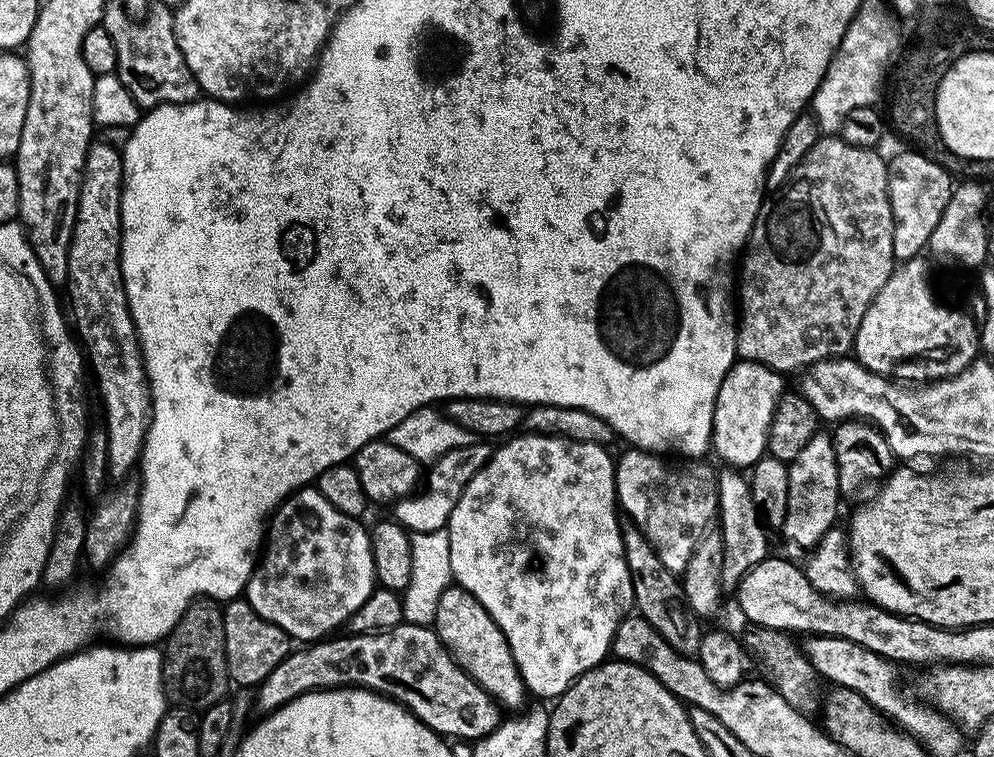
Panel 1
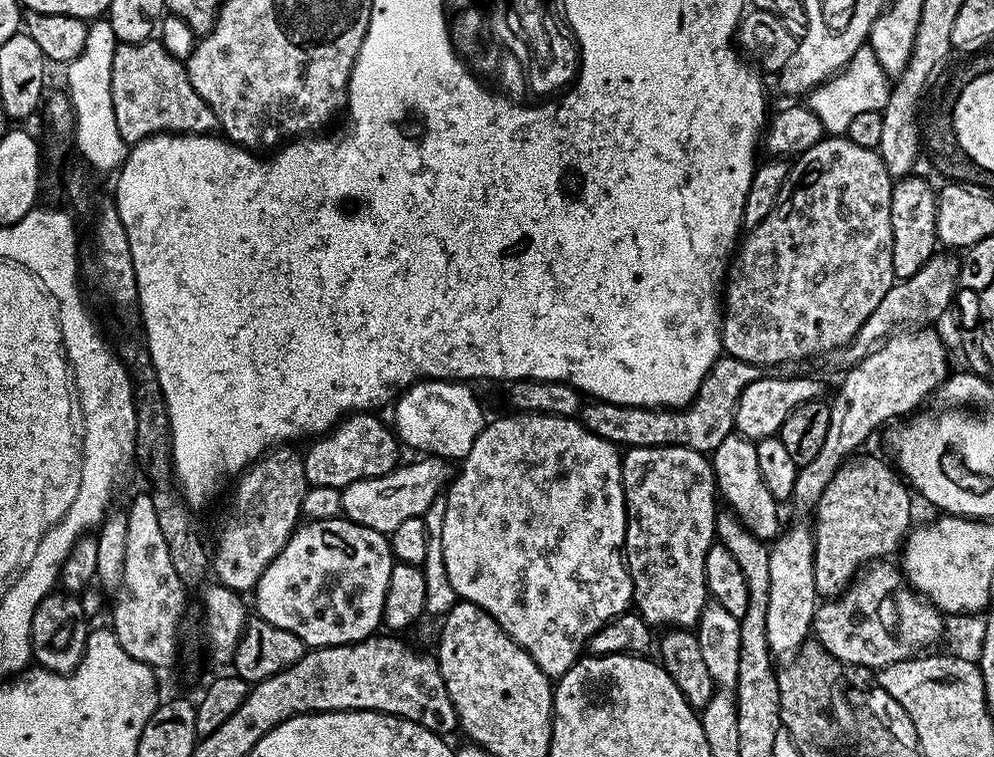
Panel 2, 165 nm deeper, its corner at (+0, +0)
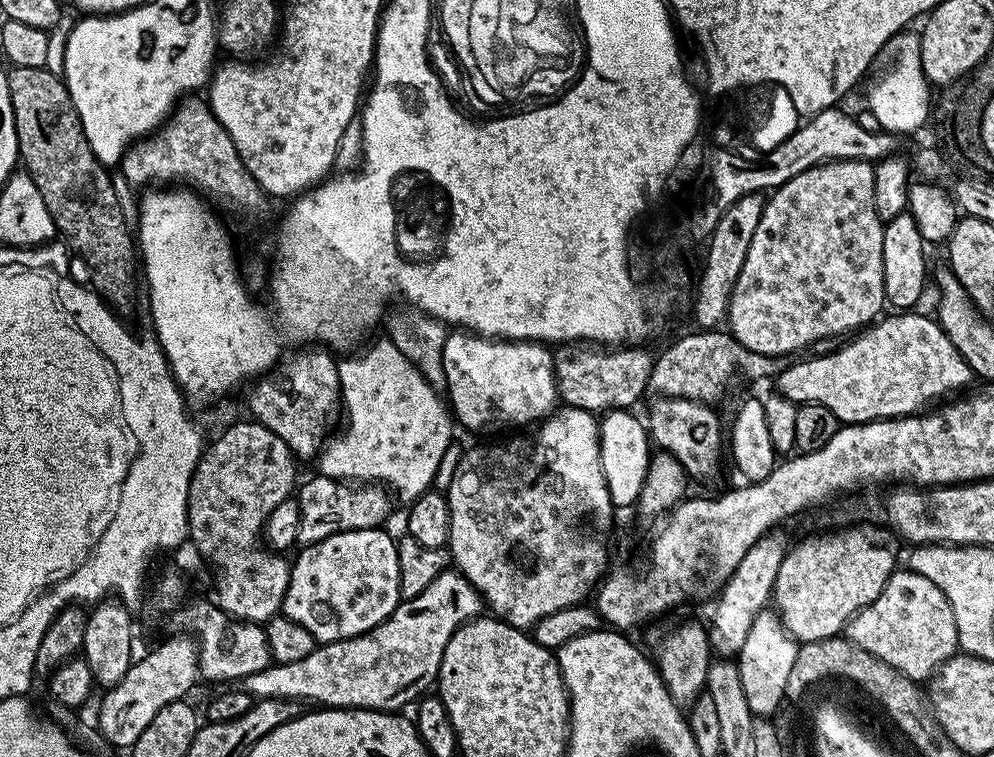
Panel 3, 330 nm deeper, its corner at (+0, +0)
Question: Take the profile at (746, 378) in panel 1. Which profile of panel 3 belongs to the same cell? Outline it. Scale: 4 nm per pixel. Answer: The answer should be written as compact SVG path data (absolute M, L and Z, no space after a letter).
M904 310L899 314L892 314L896 316L885 315L871 326L857 331L849 339L853 339L849 344L844 344L841 348L833 347L823 354L812 354L809 360L800 360L789 368L788 365L781 367L774 380L775 391L788 400L793 400L797 406L801 404L826 406L830 414L839 418L841 425L869 423L871 420L923 413L929 406L964 390L959 388L973 383L974 377L962 354L954 350L954 342L946 338L946 334L935 319L931 315L919 316L918 313L916 310Z

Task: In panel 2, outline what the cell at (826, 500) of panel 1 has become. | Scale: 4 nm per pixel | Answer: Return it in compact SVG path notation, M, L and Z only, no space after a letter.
M792 524L771 541L770 554L770 606L766 606L766 638L773 654L795 653L809 639L812 619L816 617L818 597L814 586L814 538L811 527Z

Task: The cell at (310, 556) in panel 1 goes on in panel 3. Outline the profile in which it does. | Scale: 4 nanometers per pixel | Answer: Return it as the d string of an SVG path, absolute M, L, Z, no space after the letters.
M383 527L358 529L334 534L317 544L301 547L296 560L291 561L292 573L284 599L283 615L294 618L298 626L306 626L306 630L310 630L320 644L349 640L387 620L400 605L401 599L396 540L386 531Z

